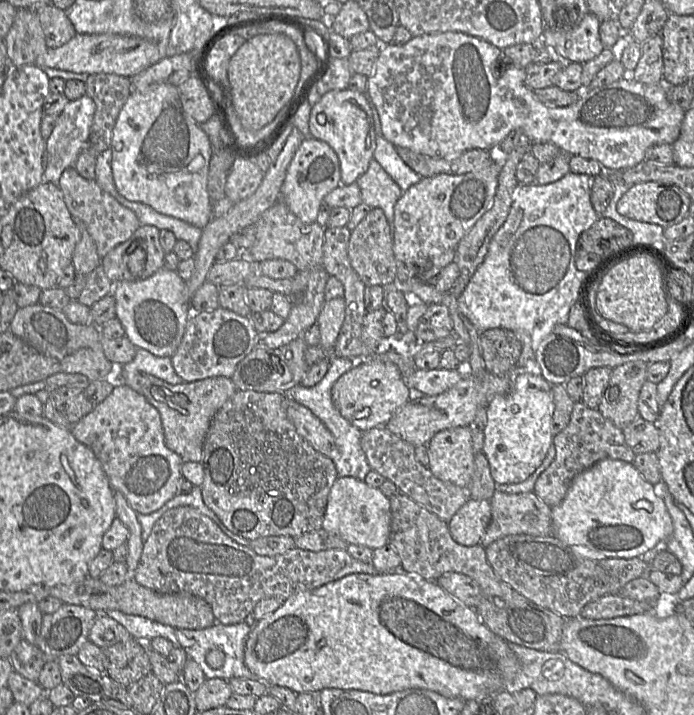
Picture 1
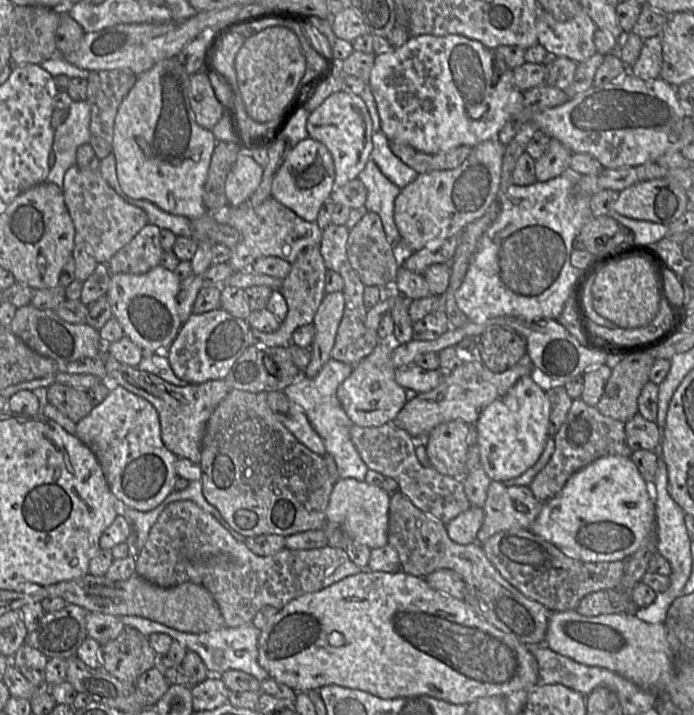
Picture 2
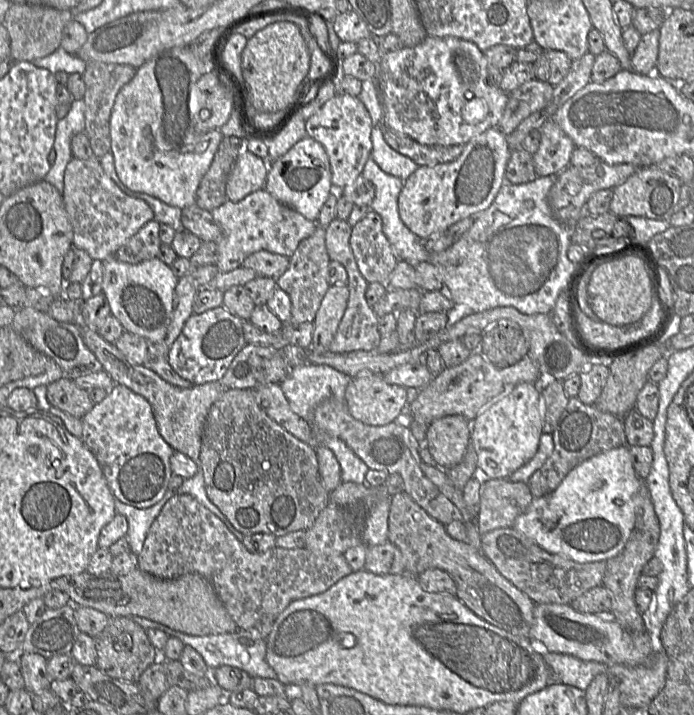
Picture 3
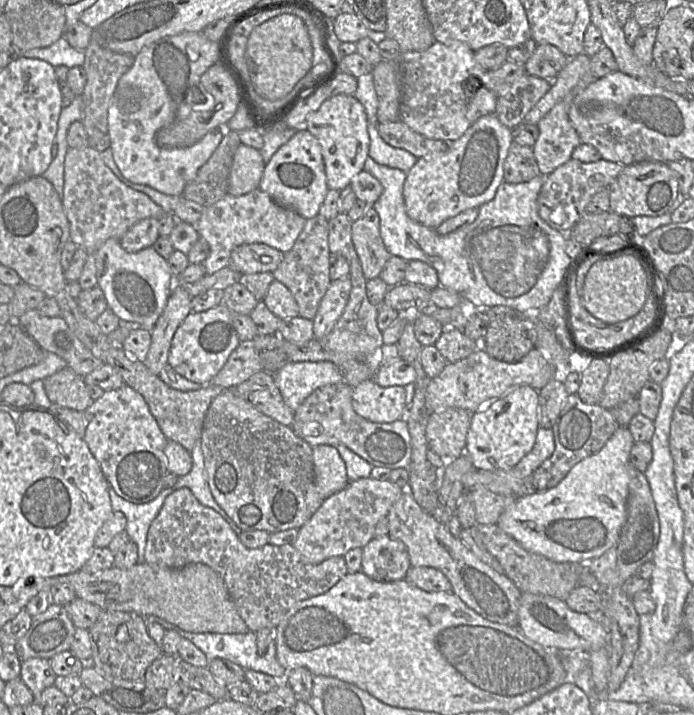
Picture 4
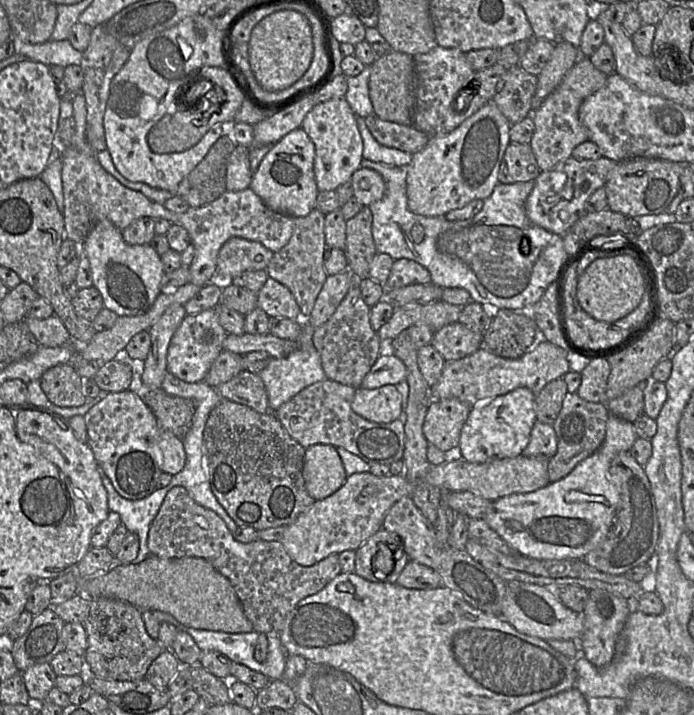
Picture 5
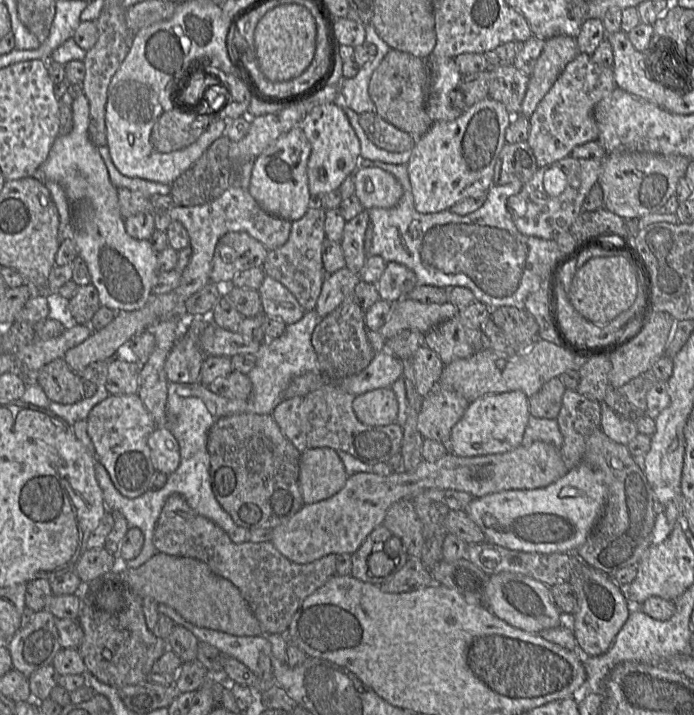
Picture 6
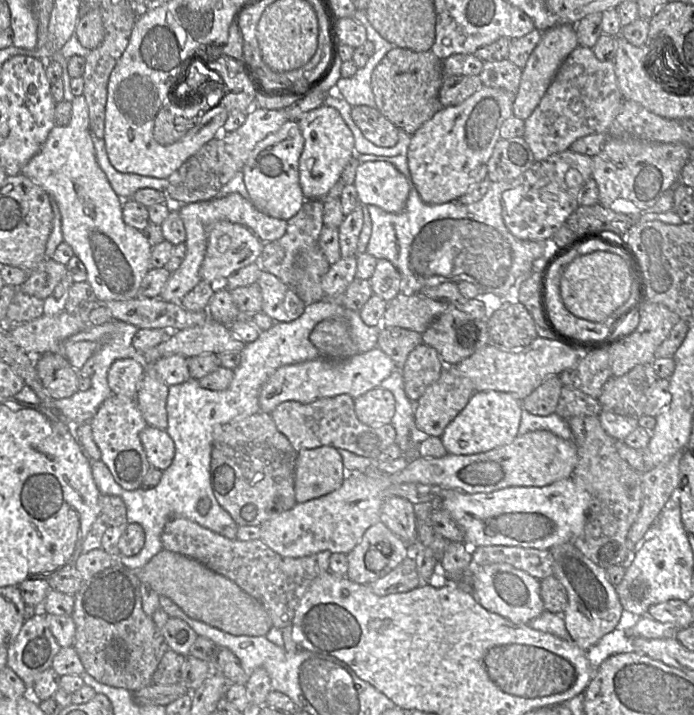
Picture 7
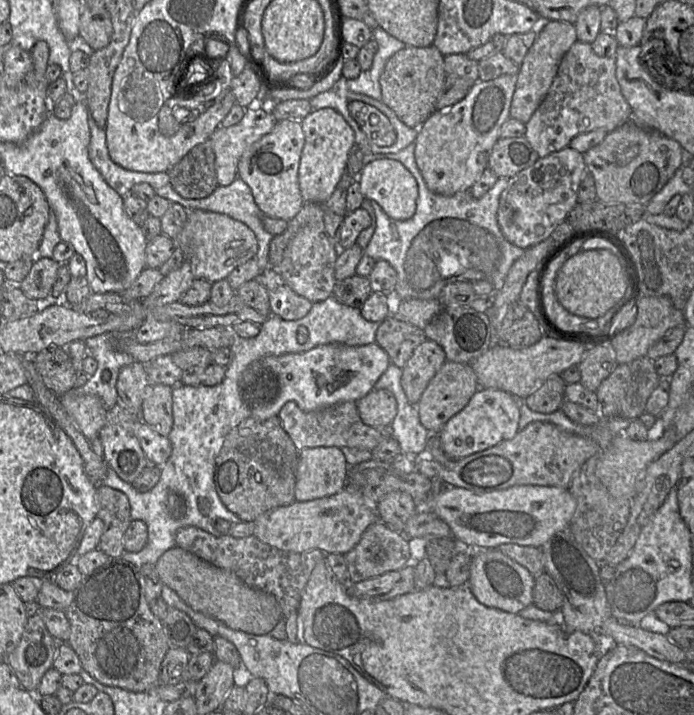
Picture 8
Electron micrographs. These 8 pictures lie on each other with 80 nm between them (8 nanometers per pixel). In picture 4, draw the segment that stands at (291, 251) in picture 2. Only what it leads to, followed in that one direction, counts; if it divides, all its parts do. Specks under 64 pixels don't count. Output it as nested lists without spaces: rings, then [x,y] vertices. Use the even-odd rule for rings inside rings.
[[[258,188],[238,197],[227,193],[213,205],[204,207],[200,220],[191,225],[209,244],[210,253],[202,265],[206,275],[211,275],[228,267],[232,251],[242,244],[264,243],[283,253],[290,251],[305,223],[306,219],[297,212],[278,204]]]

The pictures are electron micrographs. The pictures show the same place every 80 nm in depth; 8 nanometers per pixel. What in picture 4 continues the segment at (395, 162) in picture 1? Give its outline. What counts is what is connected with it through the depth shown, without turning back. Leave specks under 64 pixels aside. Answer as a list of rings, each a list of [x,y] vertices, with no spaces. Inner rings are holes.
[[[368,121],[368,134],[370,137],[369,157],[376,163],[390,168],[395,168],[408,173],[416,164],[417,157],[410,152],[395,148],[387,144],[379,135],[378,123]]]

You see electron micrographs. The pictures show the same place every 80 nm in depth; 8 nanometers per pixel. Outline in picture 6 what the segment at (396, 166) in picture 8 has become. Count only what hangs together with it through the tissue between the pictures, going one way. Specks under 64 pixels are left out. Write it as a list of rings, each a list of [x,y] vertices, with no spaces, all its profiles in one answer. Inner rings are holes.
[[[358,167],[354,181],[355,193],[366,210],[392,208],[403,195],[403,188],[395,176],[378,167]]]

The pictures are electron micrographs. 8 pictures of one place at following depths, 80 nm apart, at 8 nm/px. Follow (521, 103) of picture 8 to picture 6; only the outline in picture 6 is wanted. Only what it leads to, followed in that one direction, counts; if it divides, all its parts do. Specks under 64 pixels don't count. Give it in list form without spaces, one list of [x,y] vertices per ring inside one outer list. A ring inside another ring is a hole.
[[[558,35],[545,40],[545,45],[529,76],[520,114],[529,118],[551,89],[566,65],[576,58],[579,50],[576,38]]]

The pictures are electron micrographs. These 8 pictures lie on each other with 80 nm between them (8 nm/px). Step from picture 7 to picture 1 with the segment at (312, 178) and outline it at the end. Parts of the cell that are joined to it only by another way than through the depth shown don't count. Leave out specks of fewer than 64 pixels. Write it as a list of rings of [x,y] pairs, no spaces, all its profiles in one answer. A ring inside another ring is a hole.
[[[350,89],[331,90],[313,106],[310,136],[326,142],[340,161],[341,185],[355,183],[369,168],[376,149],[376,133],[370,100],[365,93]]]

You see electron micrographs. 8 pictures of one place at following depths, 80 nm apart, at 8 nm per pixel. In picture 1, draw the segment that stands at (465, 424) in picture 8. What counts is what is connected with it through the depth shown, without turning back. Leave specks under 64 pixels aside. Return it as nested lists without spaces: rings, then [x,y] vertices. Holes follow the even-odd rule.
[[[518,372],[513,377],[512,389],[494,396],[487,405],[482,452],[488,460],[495,484],[525,481],[544,460],[553,438],[552,384],[542,375]]]

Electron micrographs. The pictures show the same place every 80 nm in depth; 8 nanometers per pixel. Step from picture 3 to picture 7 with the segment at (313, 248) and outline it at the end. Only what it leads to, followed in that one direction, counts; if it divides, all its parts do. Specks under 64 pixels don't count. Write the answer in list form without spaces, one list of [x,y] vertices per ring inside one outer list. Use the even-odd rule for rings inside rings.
[[[322,199],[306,200],[300,211],[288,220],[286,233],[283,237],[264,243],[259,264],[264,271],[276,276],[294,292],[294,259],[306,247],[319,244],[319,237],[324,227],[324,202]]]

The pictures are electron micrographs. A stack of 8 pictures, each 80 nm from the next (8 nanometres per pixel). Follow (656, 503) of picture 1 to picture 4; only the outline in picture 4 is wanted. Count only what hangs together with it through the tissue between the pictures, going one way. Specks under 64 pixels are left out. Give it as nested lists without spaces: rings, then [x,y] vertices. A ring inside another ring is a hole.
[[[619,426],[597,453],[575,464],[553,488],[533,492],[511,502],[497,521],[506,534],[524,549],[555,562],[588,563],[612,547],[626,519],[629,475],[627,467],[634,439],[627,426]]]

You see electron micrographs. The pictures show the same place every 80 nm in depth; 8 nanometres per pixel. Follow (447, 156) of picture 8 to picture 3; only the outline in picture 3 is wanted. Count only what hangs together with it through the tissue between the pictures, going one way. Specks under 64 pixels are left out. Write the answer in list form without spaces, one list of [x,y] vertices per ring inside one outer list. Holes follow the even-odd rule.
[[[495,127],[467,142],[456,160],[418,166],[404,182],[398,197],[401,220],[412,233],[426,241],[464,218],[477,216],[490,207],[506,182],[505,170],[510,152],[507,137]]]

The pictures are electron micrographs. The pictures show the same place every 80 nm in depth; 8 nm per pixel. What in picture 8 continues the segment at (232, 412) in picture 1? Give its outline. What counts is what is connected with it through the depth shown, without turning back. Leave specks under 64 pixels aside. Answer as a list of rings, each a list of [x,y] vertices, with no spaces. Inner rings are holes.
[[[248,417],[225,437],[215,459],[214,485],[225,507],[242,522],[253,523],[263,513],[295,501],[299,451],[278,417],[258,421]]]

